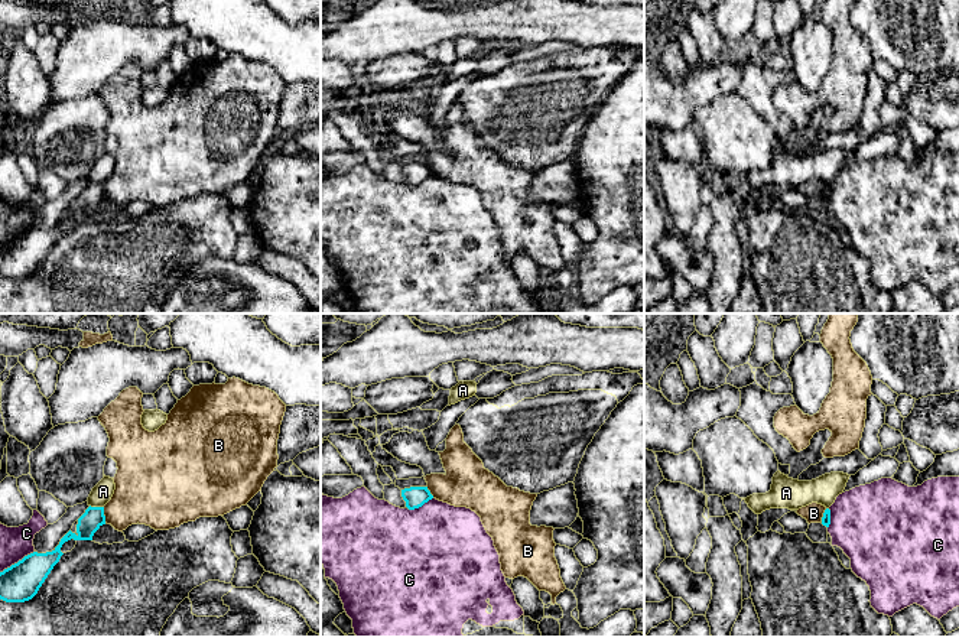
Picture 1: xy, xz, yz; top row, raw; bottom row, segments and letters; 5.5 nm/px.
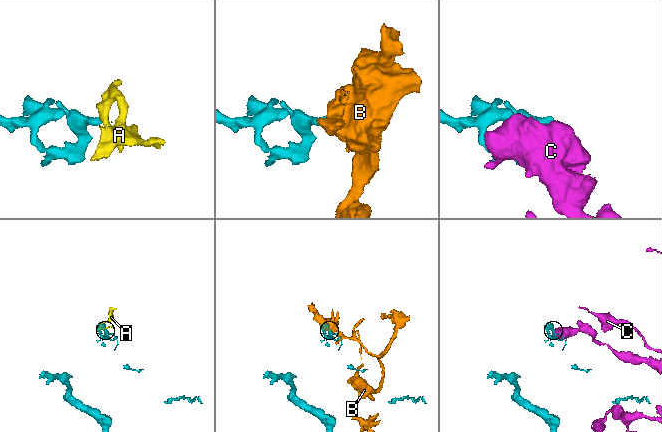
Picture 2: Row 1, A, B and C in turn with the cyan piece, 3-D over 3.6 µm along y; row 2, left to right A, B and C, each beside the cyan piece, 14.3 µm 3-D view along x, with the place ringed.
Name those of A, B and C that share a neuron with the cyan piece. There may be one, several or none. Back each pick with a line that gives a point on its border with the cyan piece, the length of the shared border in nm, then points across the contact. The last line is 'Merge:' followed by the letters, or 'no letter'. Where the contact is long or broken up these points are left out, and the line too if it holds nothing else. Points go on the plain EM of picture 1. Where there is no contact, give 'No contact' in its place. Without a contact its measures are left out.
Merge: no letter

